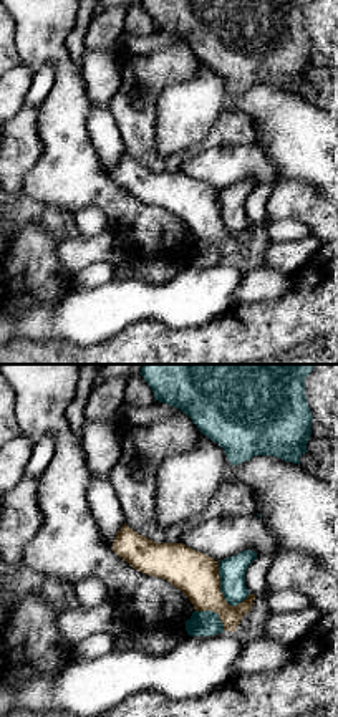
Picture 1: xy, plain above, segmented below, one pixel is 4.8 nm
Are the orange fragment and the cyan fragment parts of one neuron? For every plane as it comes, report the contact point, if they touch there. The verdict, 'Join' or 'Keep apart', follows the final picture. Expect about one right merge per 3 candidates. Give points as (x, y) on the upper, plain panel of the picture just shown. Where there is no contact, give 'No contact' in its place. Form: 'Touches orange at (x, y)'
Touches orange at (219, 216)

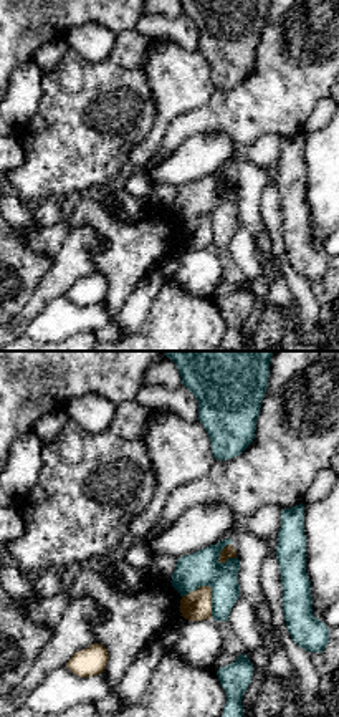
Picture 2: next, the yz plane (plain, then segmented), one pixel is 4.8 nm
Touches orange at (210, 217)

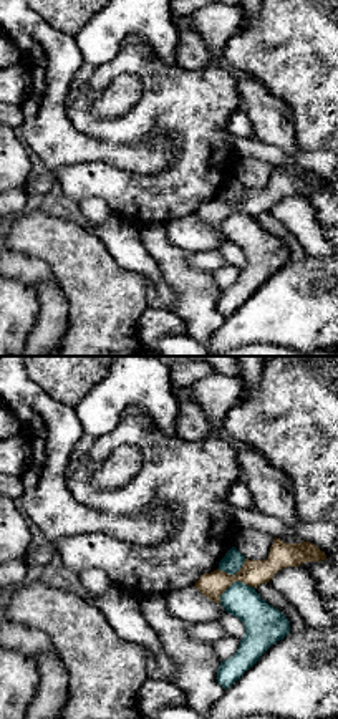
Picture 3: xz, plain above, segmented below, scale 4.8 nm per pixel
Touches orange at (234, 209)

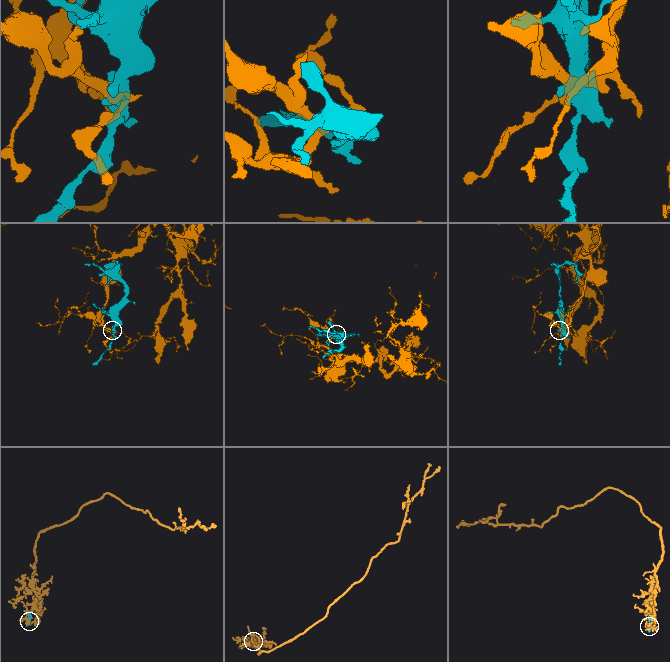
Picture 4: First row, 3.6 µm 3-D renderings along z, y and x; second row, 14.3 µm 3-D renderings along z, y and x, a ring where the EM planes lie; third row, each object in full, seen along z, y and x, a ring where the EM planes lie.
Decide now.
Keep apart

